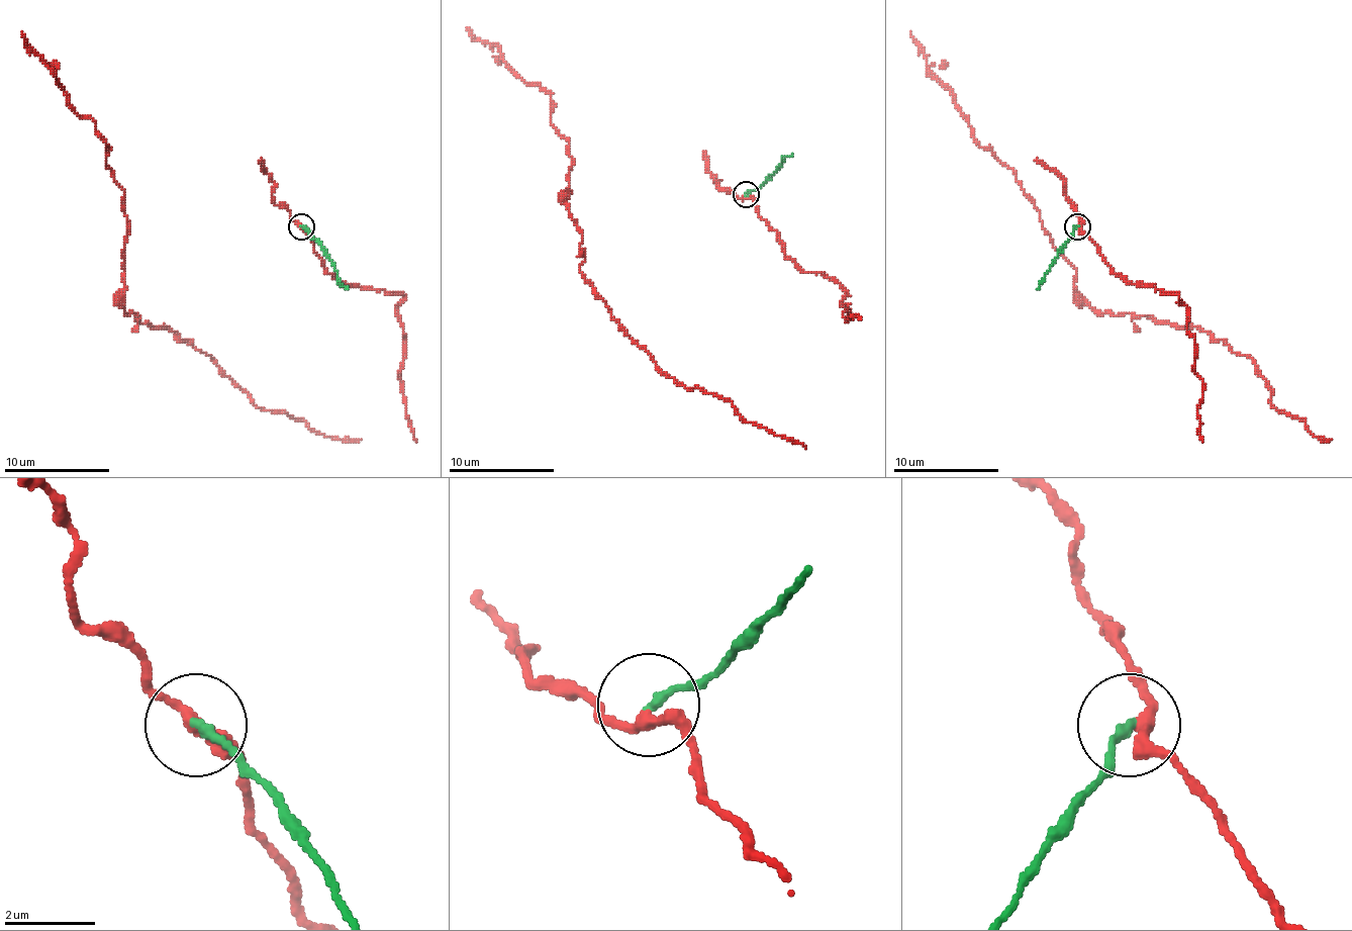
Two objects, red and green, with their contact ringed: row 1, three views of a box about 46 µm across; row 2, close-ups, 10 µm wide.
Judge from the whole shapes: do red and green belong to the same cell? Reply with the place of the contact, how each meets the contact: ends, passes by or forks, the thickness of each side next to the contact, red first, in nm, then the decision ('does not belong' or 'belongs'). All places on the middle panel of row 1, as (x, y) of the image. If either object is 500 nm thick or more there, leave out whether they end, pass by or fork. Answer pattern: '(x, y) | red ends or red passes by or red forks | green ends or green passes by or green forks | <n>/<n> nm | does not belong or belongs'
(746, 194) | red passes by | green ends | 280/190 nm | does not belong

